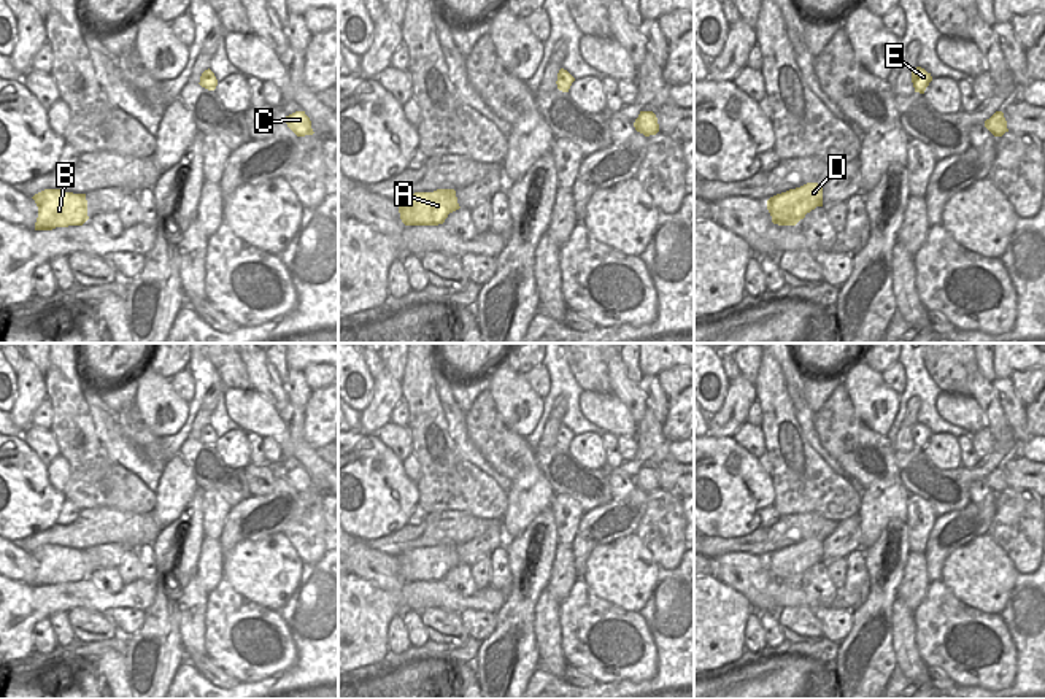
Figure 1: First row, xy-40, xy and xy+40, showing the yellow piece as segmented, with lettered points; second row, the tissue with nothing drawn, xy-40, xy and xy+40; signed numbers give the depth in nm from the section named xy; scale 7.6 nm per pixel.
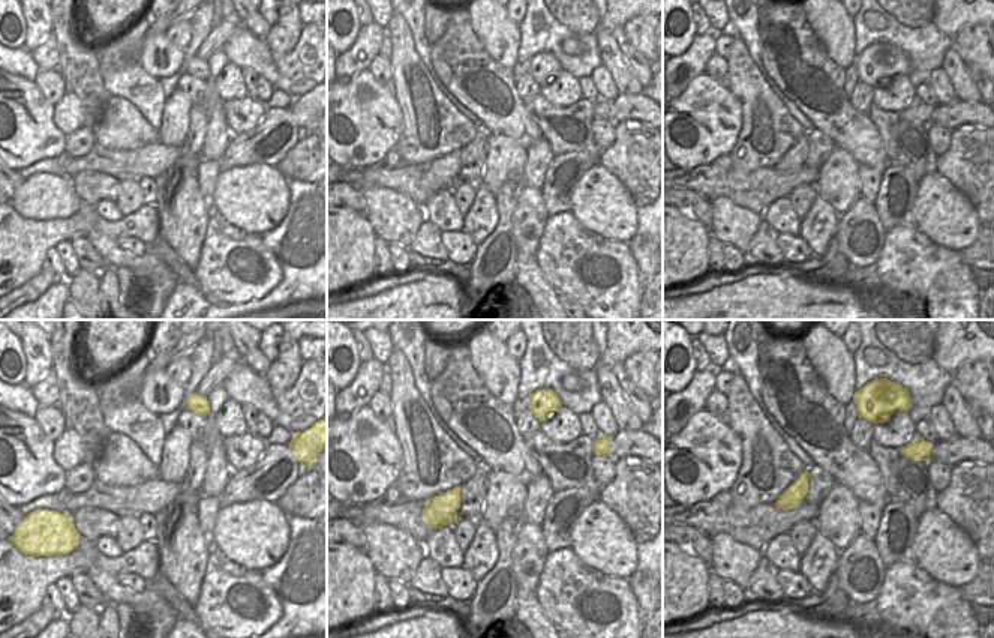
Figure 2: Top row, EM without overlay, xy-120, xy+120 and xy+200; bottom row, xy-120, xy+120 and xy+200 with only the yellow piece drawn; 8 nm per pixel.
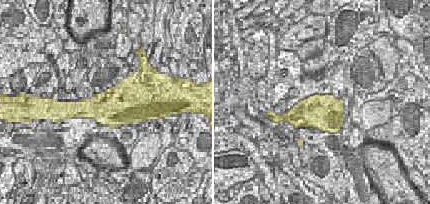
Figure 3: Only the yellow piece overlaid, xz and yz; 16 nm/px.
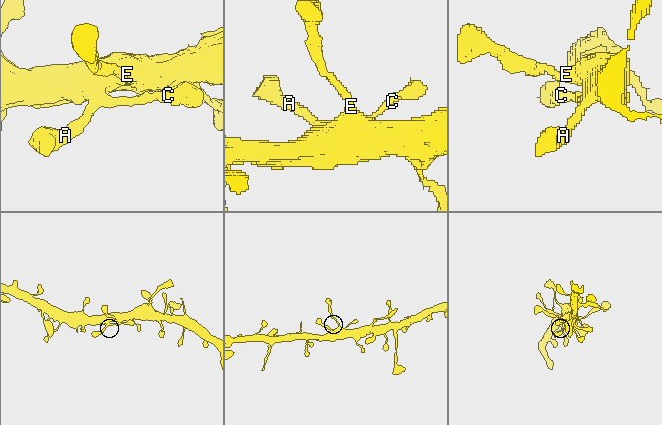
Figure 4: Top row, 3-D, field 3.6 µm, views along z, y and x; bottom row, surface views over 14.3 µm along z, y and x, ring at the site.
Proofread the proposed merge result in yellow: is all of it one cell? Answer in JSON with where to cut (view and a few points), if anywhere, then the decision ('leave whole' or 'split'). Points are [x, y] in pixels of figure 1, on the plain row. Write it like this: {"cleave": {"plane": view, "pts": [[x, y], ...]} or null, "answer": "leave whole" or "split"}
{"cleave": null, "answer": "leave whole"}

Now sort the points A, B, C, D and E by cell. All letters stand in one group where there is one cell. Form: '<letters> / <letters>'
A B C D E

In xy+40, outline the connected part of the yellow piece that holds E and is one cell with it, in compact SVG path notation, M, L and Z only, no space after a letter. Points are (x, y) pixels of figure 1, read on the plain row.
M916 423L912 426L912 438L913 438L915 448L924 450L931 437L932 437L932 432L924 424Z

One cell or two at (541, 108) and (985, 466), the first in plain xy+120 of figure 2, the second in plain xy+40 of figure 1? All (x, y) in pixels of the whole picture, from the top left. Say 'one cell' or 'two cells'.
one cell

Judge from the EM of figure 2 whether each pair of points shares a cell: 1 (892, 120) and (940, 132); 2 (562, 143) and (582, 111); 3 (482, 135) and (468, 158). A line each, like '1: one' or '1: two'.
1: two
2: one
3: one

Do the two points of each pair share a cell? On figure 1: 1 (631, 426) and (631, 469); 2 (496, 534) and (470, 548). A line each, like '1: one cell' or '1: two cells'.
1: two cells
2: one cell

